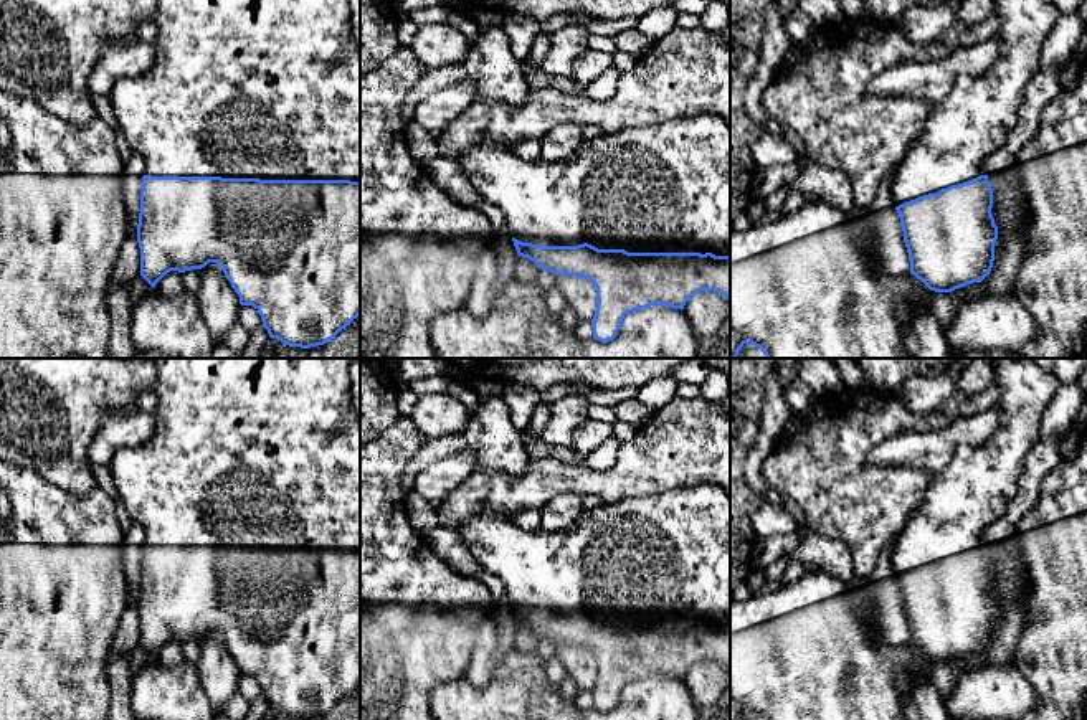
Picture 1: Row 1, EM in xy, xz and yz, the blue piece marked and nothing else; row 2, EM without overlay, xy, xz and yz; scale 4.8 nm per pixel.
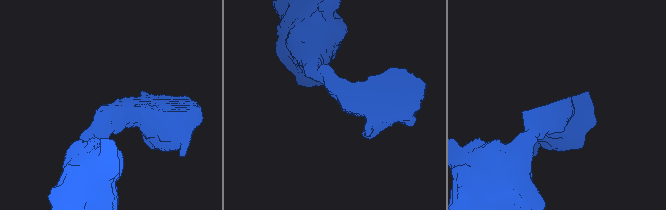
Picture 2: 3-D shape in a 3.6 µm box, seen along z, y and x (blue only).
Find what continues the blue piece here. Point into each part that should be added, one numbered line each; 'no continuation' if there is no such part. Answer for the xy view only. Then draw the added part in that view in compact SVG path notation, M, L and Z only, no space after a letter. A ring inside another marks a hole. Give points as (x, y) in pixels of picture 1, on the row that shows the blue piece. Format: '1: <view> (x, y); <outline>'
1: xy (270, 90); M155 0L157 26L154 43L154 68L140 76L119 79L111 94L111 111L117 126L135 154L145 162L145 175L152 177L223 177L223 178L259 178L259 180L350 180L360 182L360 51L355 46L350 21L349 0Z

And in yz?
1: yz (980, 113); M1051 0L993 2L1001 51L983 74L960 74L950 96L932 109L922 134L895 168L894 206L983 175L981 163L1004 145L1018 122L1026 84L1039 73L1044 43L1062 13Z

